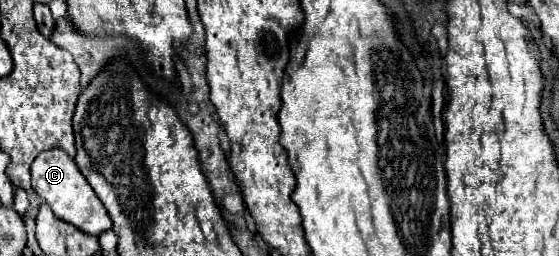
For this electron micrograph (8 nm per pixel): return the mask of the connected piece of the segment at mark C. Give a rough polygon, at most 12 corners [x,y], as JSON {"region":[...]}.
{"region":[[62,149],[32,163],[32,189],[88,235],[112,219]]}

